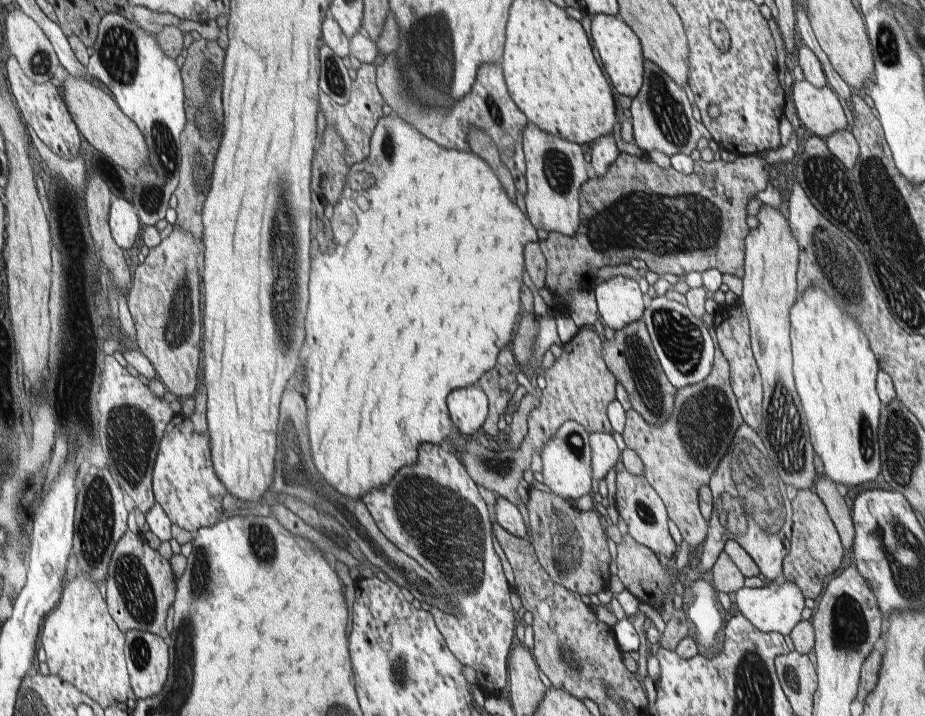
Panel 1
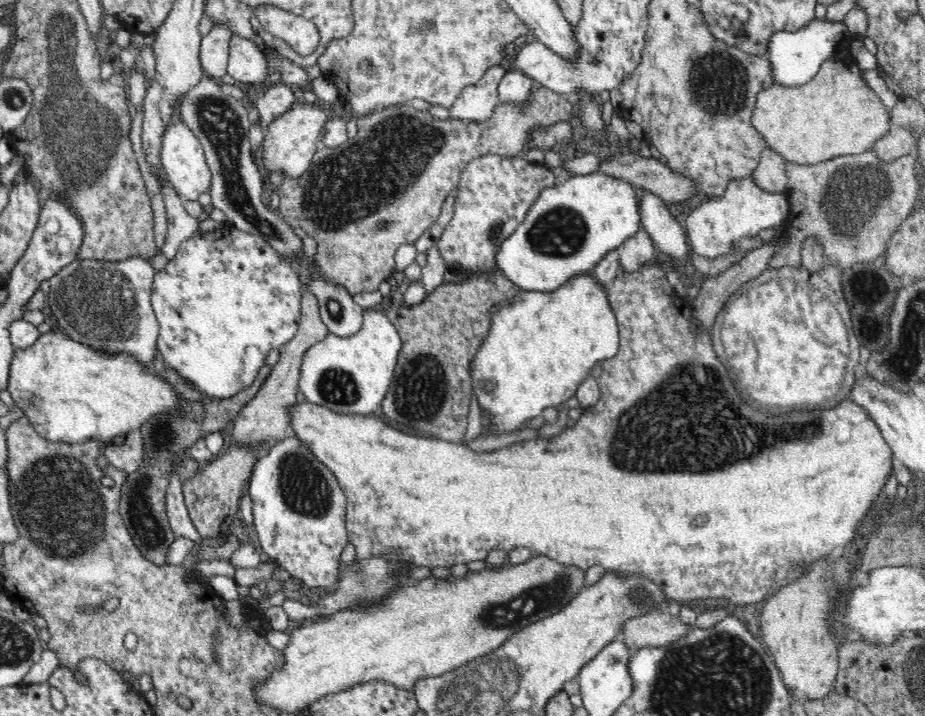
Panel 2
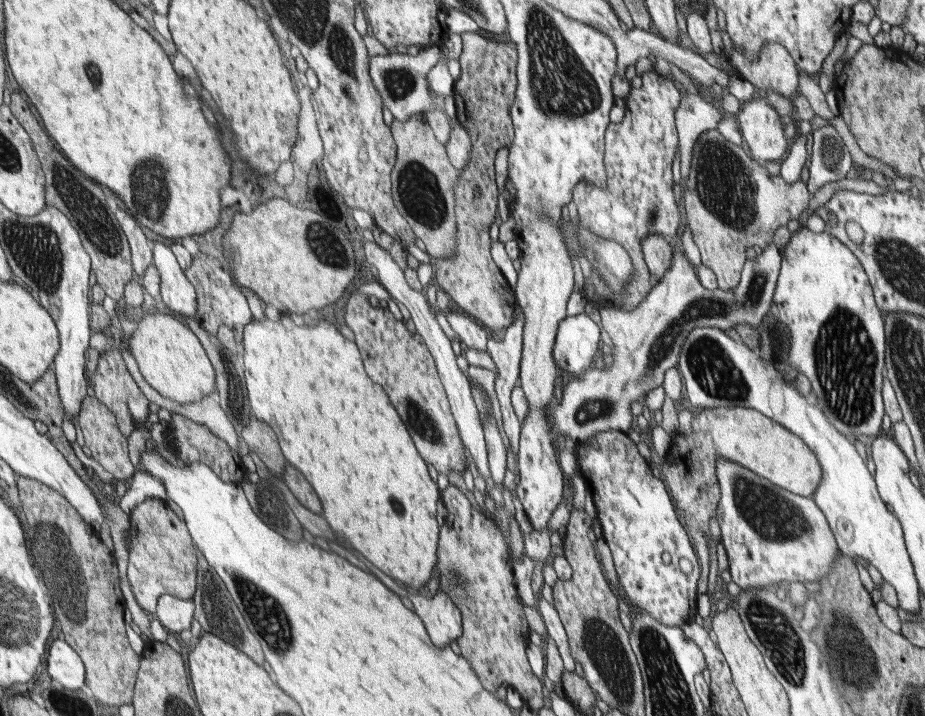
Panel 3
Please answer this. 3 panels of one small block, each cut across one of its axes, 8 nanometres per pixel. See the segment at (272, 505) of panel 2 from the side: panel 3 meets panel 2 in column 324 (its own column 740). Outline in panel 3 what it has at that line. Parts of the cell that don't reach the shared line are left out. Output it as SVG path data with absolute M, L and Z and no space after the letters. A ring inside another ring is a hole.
M721 456L717 458L715 474L721 492L715 518L721 532L721 544L729 558L733 584L741 590L753 590L781 580L817 582L833 570L839 546L835 544L825 514L813 500L783 490L739 462Z

